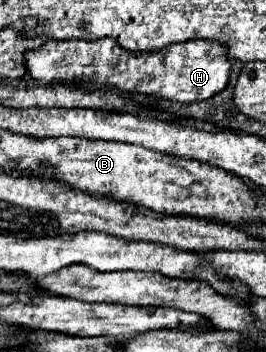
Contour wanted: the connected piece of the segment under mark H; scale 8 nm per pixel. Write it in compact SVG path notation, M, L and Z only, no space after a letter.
M110 37L96 41L56 41L48 39L36 51L28 51L26 55L28 73L40 83L68 81L80 83L86 87L118 87L124 93L142 93L166 97L178 103L204 101L212 95L220 93L228 81L232 63L224 51L224 45L212 41L186 41L170 45L168 49L150 51L150 53L130 53L118 47L118 43Z

